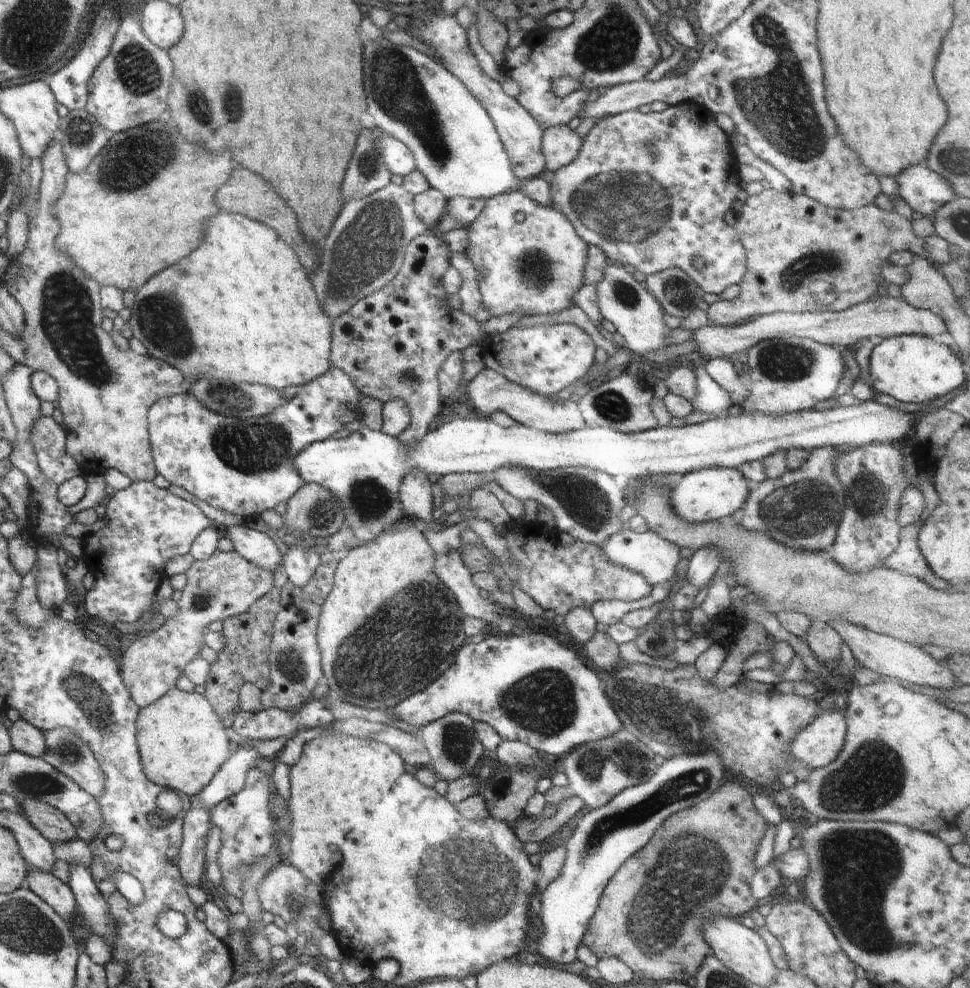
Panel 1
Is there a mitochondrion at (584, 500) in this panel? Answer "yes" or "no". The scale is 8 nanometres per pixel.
yes

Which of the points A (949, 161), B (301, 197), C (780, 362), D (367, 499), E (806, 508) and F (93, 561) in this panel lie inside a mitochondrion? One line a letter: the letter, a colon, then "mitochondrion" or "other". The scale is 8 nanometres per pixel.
A: mitochondrion
B: other
C: mitochondrion
D: mitochondrion
E: mitochondrion
F: other

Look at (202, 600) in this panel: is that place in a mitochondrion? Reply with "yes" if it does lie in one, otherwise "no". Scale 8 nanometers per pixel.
yes

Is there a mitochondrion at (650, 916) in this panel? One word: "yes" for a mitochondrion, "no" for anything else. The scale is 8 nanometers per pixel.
yes

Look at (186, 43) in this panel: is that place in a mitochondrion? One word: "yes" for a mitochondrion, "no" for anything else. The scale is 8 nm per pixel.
no

